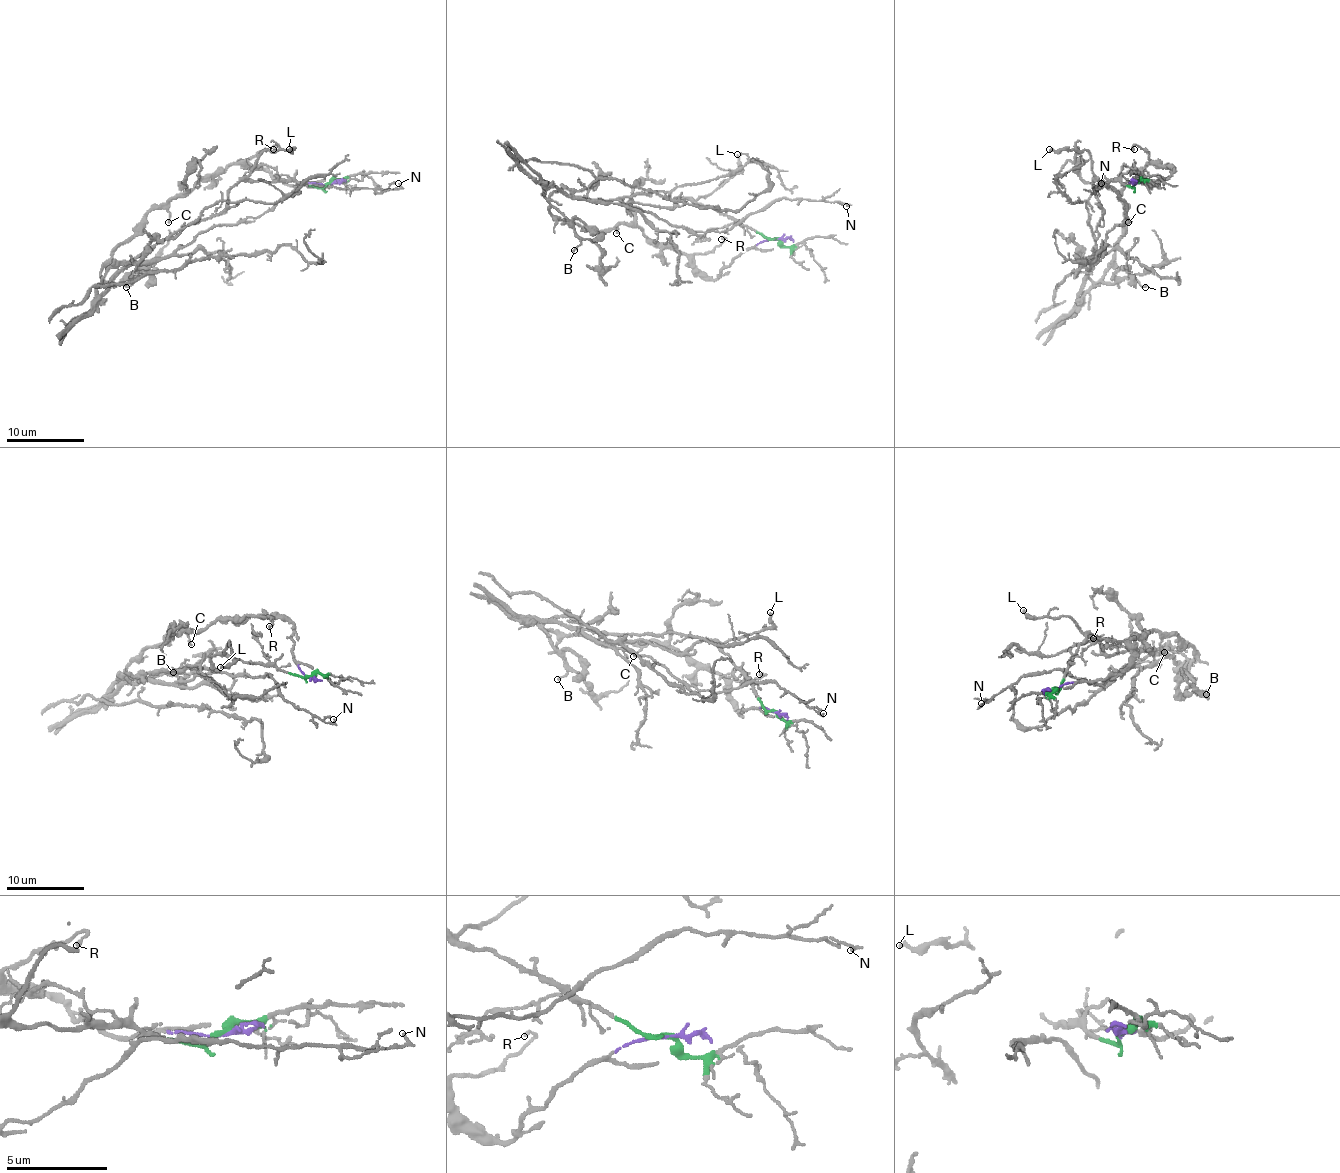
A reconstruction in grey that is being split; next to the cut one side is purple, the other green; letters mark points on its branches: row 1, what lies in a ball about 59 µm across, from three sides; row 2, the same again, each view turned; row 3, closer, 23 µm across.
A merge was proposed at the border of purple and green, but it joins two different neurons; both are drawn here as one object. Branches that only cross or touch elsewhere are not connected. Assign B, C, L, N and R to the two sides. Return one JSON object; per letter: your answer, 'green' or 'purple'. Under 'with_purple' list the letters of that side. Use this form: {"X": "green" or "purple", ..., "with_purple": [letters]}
{"B": "purple", "C": "purple", "L": "green", "N": "green", "R": "purple", "with_purple": ["B", "C", "R"]}

